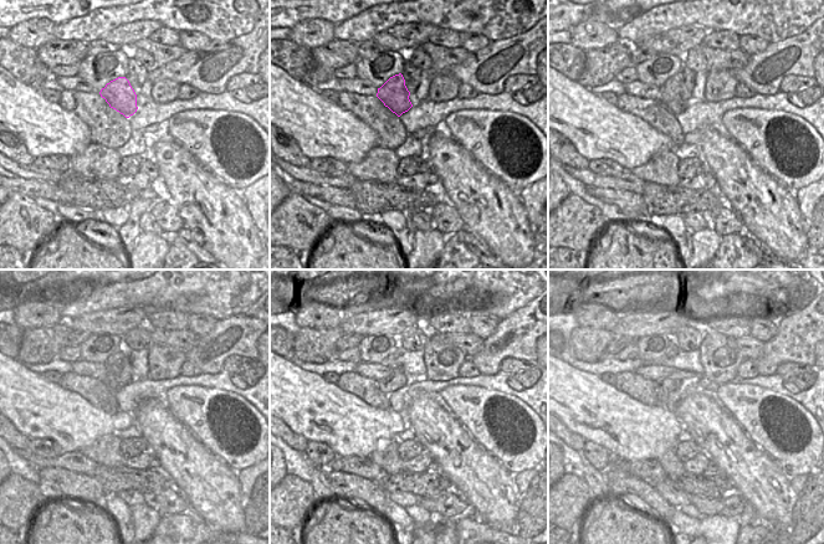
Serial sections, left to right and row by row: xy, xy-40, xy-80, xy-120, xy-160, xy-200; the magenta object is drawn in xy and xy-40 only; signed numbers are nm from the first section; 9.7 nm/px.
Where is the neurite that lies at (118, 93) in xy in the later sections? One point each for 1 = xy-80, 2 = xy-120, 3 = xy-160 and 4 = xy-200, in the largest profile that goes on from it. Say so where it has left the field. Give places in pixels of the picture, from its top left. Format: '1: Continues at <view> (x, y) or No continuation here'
1: Continues at xy-80 (675, 96)
2: Continues at xy-120 (119, 358)
3: Continues at xy-160 (393, 358)
4: Continues at xy-200 (672, 349)

